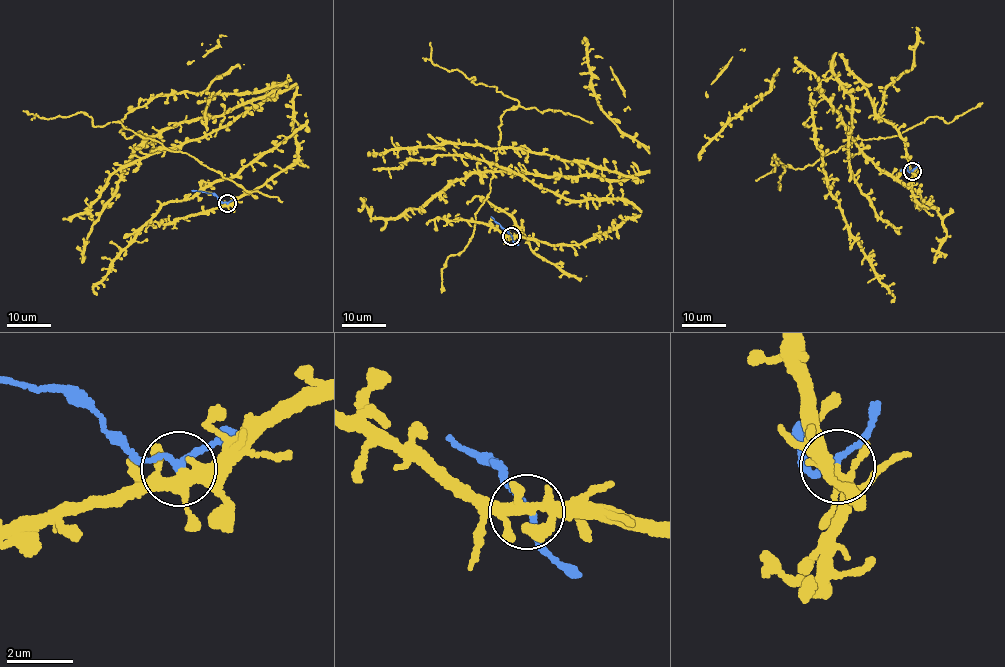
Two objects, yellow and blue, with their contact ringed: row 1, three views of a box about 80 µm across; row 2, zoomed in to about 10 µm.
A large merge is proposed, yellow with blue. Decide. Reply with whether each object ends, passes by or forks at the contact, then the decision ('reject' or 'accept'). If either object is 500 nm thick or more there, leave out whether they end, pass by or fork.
yellow forks | blue passes by | reject

